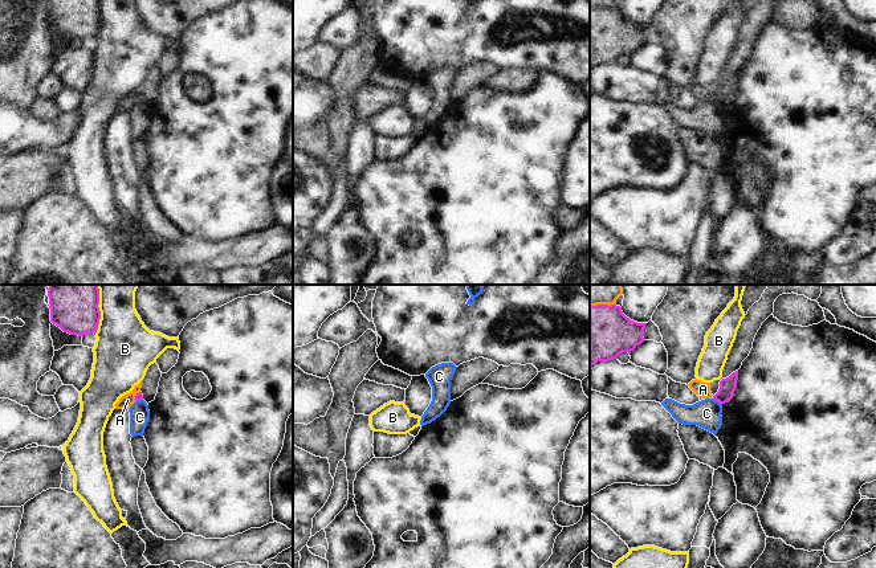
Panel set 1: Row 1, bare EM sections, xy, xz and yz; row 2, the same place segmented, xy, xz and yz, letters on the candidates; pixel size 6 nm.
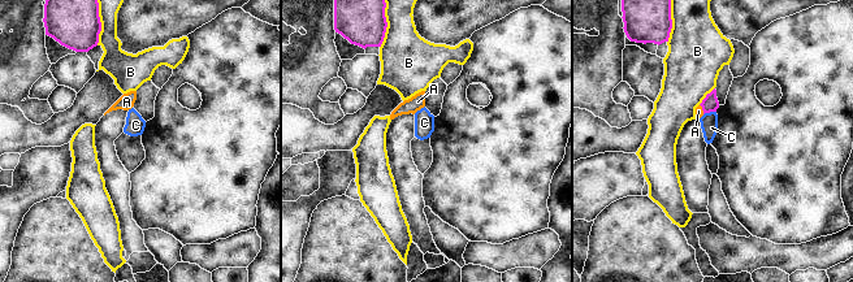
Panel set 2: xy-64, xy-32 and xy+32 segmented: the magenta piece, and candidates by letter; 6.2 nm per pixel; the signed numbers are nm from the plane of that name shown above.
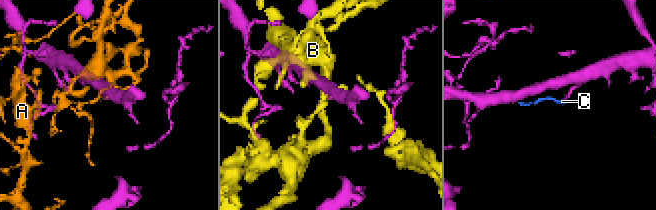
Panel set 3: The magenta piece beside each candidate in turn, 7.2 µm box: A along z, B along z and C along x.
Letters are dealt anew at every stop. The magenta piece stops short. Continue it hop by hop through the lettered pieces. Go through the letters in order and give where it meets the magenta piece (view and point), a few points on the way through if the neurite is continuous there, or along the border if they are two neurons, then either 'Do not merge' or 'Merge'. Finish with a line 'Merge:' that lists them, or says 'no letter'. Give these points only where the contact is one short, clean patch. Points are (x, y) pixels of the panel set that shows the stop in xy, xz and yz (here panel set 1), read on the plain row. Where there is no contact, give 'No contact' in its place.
A: Touches magenta at yz (602, 8). Do not merge
B: Touches magenta at xy (100, 19). Do not merge
C: Touches magenta at yz (717, 103). Boundary: yz (713, 101), (721, 107). Do not merge
Merge: no letter

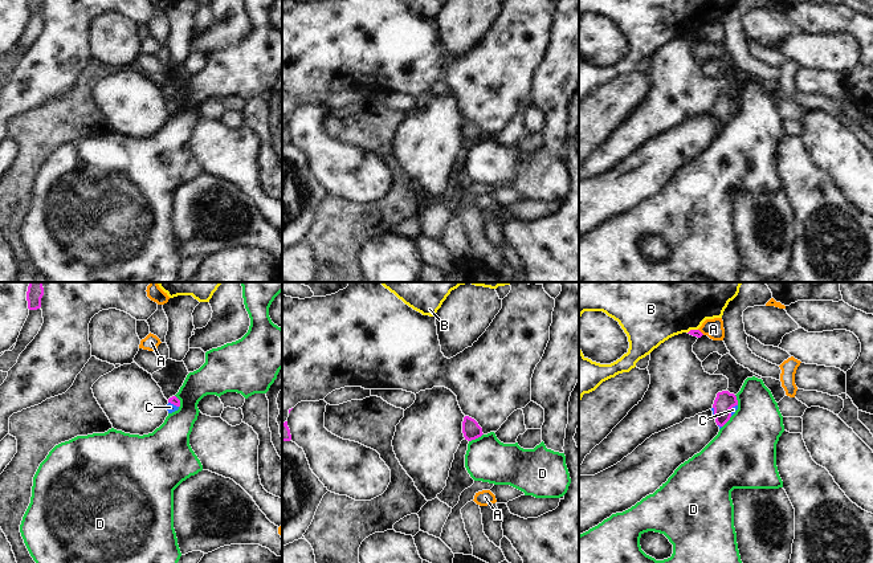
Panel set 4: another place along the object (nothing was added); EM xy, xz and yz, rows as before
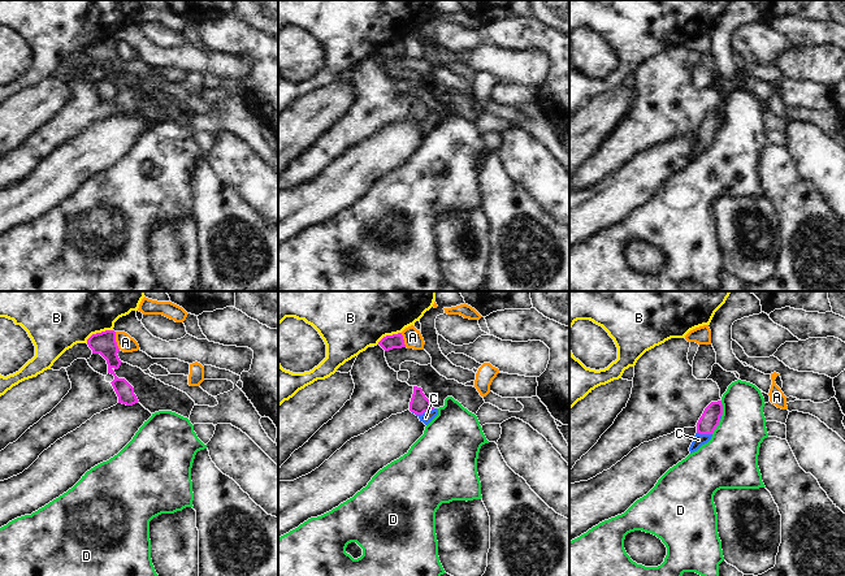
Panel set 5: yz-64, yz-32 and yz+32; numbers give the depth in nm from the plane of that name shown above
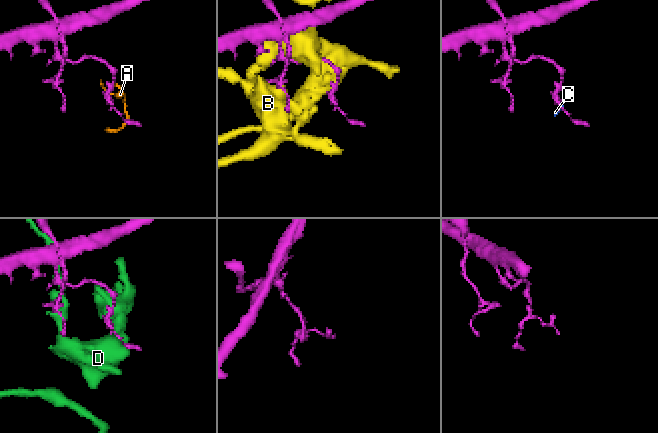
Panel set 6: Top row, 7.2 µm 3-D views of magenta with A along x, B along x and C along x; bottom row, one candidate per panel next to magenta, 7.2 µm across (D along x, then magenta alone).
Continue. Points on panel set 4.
A: Touches magenta at yz (700, 35). Boundary: yz (698, 32), (704, 37). Do not merge
B: Touches magenta at yz (692, 33). Do not merge
C: Touches magenta at yz (730, 111). Path across: yz (725, 103), (730, 111), (733, 113). Merge
D: Touches magenta at xz (476, 141). Do not merge
Merge: C

